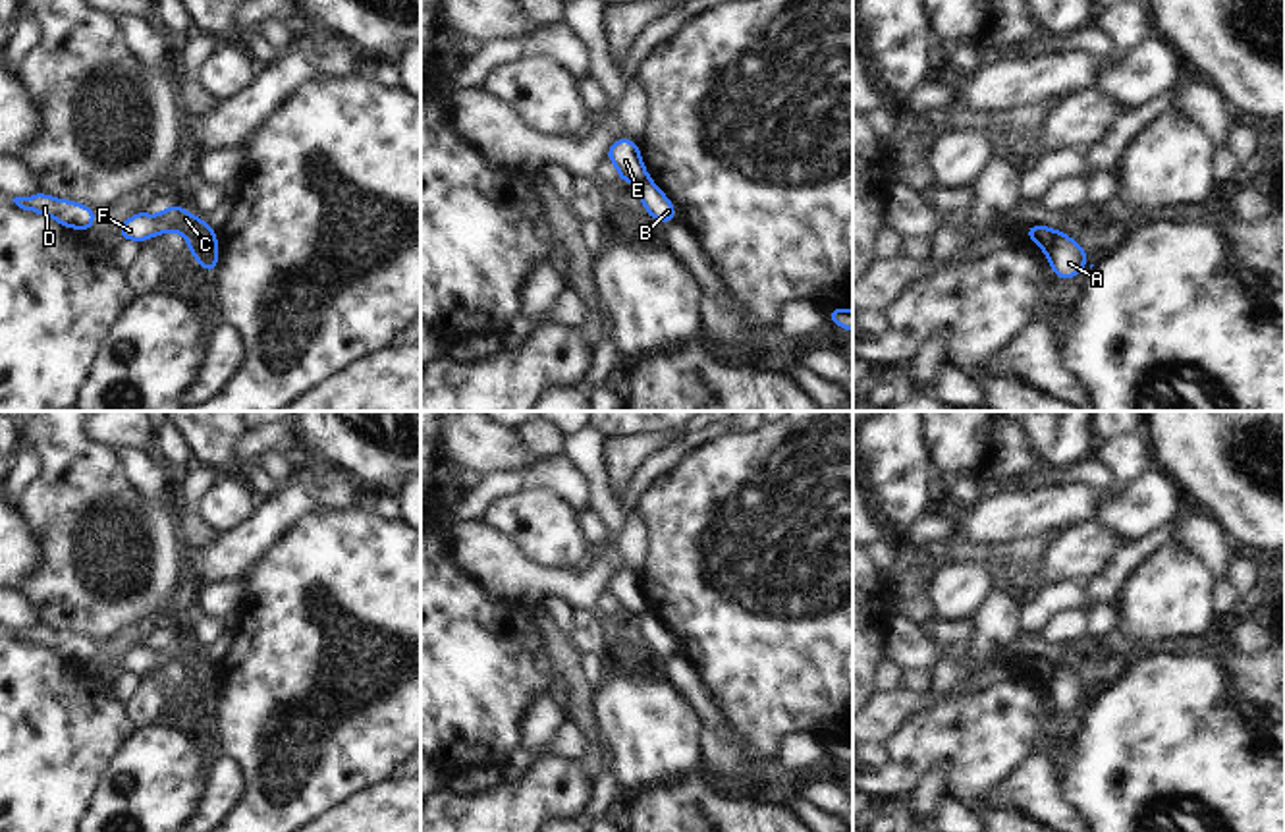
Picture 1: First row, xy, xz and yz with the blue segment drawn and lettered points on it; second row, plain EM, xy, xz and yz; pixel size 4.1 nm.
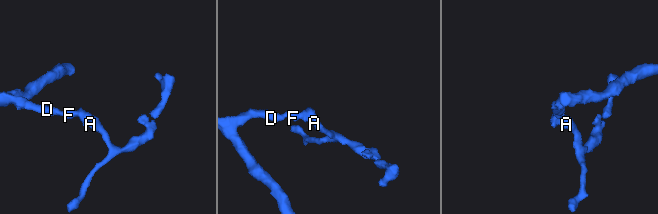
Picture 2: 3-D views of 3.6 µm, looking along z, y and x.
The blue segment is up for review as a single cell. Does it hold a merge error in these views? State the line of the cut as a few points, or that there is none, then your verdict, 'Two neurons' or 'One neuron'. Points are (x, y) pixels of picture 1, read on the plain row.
Split along yz (1058, 663), (1048, 690). Two neurons.

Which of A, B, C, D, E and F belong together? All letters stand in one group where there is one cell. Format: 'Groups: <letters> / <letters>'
Groups: A B / C D E F.

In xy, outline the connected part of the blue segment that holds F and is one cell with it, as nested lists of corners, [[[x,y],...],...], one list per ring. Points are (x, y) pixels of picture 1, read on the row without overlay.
[[[170,635],[156,649],[147,647],[143,641],[125,651],[118,660],[118,670],[145,676],[150,670],[160,670],[166,664],[179,664],[185,670],[187,683],[199,695],[208,687],[218,672],[218,662],[210,660],[205,651],[197,651],[178,635]]]

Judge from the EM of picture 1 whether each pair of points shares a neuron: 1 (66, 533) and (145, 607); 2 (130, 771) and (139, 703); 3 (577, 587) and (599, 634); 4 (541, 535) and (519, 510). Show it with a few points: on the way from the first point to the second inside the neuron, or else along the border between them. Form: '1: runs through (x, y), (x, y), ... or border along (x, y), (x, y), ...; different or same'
1: runs through (87, 554), (122, 589), (124, 599); same
2: border along (153, 722), (136, 730); different
3: border along (574, 607), (593, 609); different
4: runs through (539, 529), (525, 516); same

